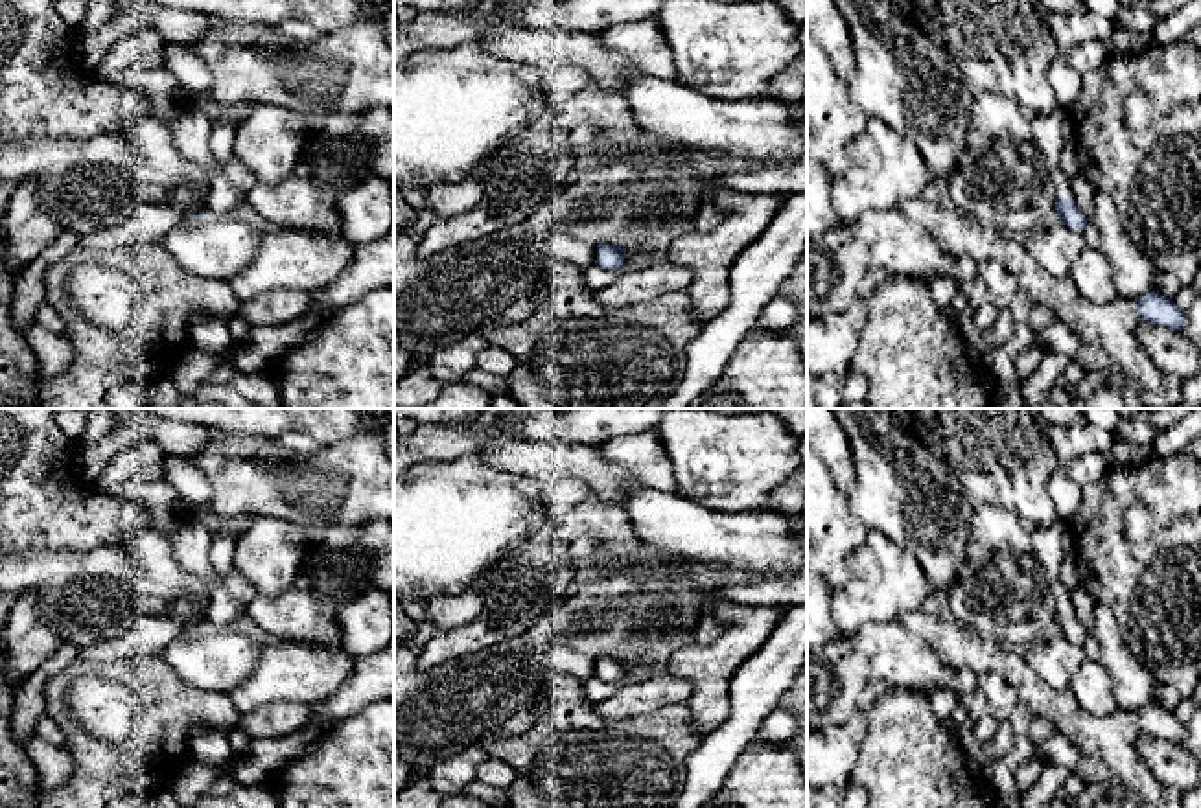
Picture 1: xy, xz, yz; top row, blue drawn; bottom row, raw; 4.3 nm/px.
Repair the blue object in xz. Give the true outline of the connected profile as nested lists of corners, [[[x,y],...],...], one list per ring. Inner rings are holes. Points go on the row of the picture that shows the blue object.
[[[599,245],[595,263],[602,269],[617,271],[624,263],[624,250],[621,245]]]

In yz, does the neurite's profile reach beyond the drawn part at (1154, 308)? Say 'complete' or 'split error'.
complete

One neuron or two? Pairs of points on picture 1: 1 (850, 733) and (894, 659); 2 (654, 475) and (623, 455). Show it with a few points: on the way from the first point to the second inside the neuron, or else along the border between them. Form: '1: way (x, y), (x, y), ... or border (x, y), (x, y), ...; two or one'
1: border (857, 707), (844, 722), (826, 727); two
2: way (647, 468), (630, 455); one

